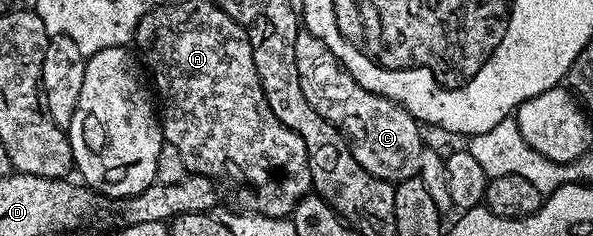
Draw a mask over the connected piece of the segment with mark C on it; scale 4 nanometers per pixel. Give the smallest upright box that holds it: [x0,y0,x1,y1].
[295,30,425,185]

